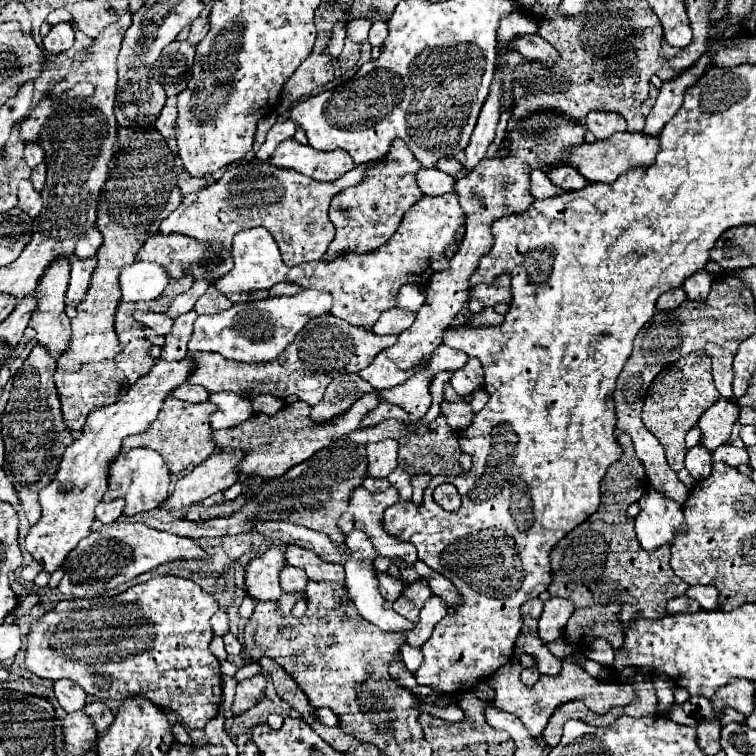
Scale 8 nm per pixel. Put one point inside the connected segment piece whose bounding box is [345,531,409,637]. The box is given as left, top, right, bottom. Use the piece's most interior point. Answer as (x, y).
(362, 588)

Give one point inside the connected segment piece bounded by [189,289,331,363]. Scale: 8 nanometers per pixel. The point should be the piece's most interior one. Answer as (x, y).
(257, 332)

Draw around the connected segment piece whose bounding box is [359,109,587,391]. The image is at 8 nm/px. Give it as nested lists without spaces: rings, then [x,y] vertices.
[[[553,109],[529,113],[527,117],[519,119],[515,127],[507,131],[507,135],[503,137],[499,151],[503,147],[507,149],[507,155],[501,155],[497,151],[493,157],[481,159],[473,171],[465,173],[465,177],[461,177],[455,183],[455,193],[459,195],[461,209],[467,217],[465,239],[457,249],[457,253],[451,257],[449,267],[431,277],[431,283],[427,287],[427,299],[419,309],[415,323],[399,335],[399,341],[393,347],[381,351],[365,369],[359,371],[361,379],[371,383],[373,389],[383,391],[405,383],[413,373],[417,373],[427,363],[435,347],[443,343],[441,333],[449,327],[451,319],[461,311],[463,303],[467,301],[467,289],[471,287],[469,275],[473,267],[477,267],[479,257],[485,255],[485,251],[489,251],[489,247],[493,245],[493,237],[489,233],[491,223],[499,217],[525,211],[533,203],[533,195],[529,191],[531,171],[533,169],[545,171],[563,163],[565,153],[585,141],[585,131],[587,131],[585,125],[569,119],[567,115],[559,115]]]

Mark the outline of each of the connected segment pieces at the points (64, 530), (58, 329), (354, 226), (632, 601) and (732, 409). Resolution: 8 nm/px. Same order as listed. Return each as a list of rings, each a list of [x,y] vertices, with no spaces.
[[[157,361],[153,365],[153,369],[139,377],[135,385],[129,387],[129,391],[113,405],[107,407],[99,407],[95,411],[91,411],[87,415],[87,421],[81,429],[79,435],[75,435],[73,443],[65,447],[59,471],[55,473],[55,479],[41,489],[39,493],[39,503],[41,503],[41,519],[37,525],[33,525],[25,537],[25,549],[33,555],[33,559],[43,563],[43,569],[53,573],[57,567],[61,567],[63,559],[67,557],[67,553],[83,539],[89,535],[89,527],[95,521],[95,507],[101,501],[101,497],[105,495],[107,487],[109,487],[109,467],[113,465],[113,461],[119,457],[121,451],[121,441],[129,435],[137,435],[137,433],[145,433],[149,429],[149,425],[155,421],[163,399],[169,395],[169,391],[173,391],[173,387],[179,387],[185,383],[185,375],[189,375],[189,363],[183,361]]]
[[[59,257],[59,259],[53,259],[51,265],[45,269],[41,281],[37,283],[37,289],[35,289],[35,299],[37,299],[37,305],[35,305],[35,311],[31,315],[31,321],[29,321],[29,327],[35,331],[35,339],[45,345],[51,353],[61,353],[67,343],[69,343],[69,335],[71,335],[71,325],[69,325],[69,317],[65,315],[65,287],[67,287],[67,281],[69,281],[69,259],[65,257]]]
[[[395,141],[389,155],[381,161],[385,165],[377,167],[377,171],[371,171],[357,187],[349,187],[333,197],[329,217],[337,233],[327,249],[327,255],[323,257],[325,261],[345,251],[365,253],[387,243],[397,231],[403,215],[421,197],[421,189],[415,183],[415,173],[421,169],[421,165],[415,161],[413,153],[405,147],[403,141]]]
[[[621,433],[619,435],[619,445],[623,449],[623,455],[619,461],[615,461],[613,465],[609,465],[603,481],[601,481],[601,505],[597,509],[597,513],[593,513],[589,519],[585,519],[581,525],[577,525],[573,531],[569,531],[549,553],[551,559],[551,585],[549,585],[549,593],[553,597],[565,597],[569,601],[573,601],[575,609],[577,609],[577,621],[569,621],[565,625],[563,637],[577,647],[579,651],[587,651],[591,649],[595,639],[605,639],[611,643],[611,647],[617,651],[623,647],[623,637],[625,637],[625,625],[619,619],[619,613],[623,609],[623,605],[633,605],[637,607],[637,615],[641,615],[643,619],[661,619],[665,615],[665,603],[673,597],[679,597],[687,591],[687,583],[683,579],[679,579],[671,565],[671,547],[669,545],[661,545],[655,551],[645,551],[633,531],[633,519],[625,515],[627,507],[631,503],[635,503],[643,491],[647,491],[649,483],[645,477],[645,469],[643,463],[635,457],[633,451],[633,443],[629,439],[629,435]]]
[[[719,397],[699,419],[697,427],[701,429],[699,447],[707,451],[715,451],[719,445],[727,443],[731,437],[731,431],[739,419],[741,407],[735,399]]]

